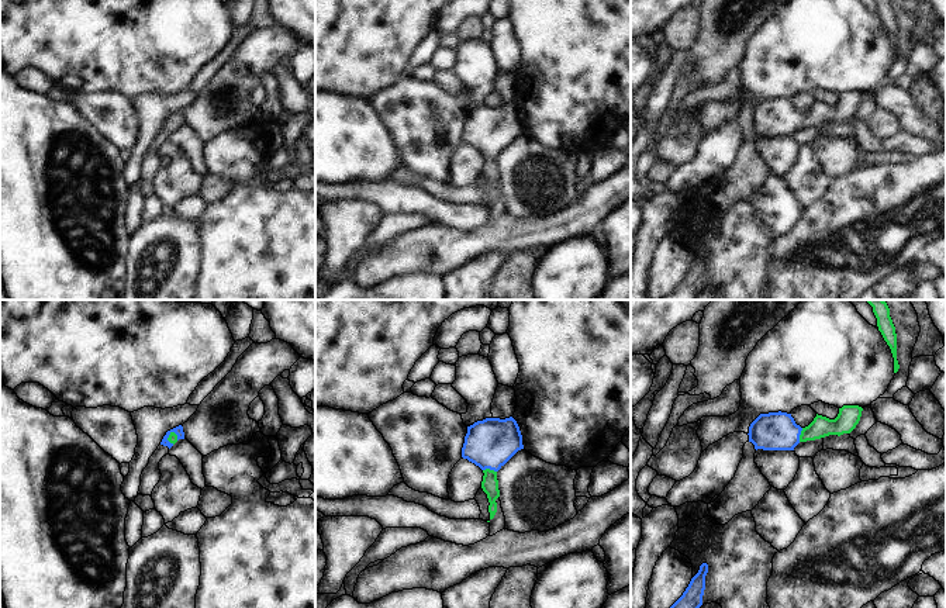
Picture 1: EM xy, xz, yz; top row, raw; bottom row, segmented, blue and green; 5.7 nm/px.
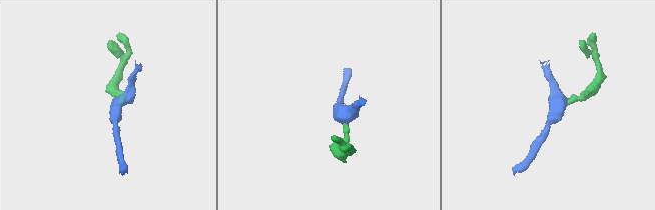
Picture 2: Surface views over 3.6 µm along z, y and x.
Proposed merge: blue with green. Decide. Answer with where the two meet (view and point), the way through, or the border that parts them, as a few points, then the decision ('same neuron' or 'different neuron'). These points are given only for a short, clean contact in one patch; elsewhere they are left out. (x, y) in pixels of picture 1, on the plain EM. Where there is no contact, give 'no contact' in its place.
xz (490, 154) | across xz (489, 128), (490, 154), (490, 169) | same neuron

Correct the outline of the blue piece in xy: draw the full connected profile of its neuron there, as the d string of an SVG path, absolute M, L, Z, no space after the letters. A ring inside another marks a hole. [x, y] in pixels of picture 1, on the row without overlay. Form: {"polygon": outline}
{"polygon": "M182 110L168 115L160 129L168 131L170 134L179 124L184 124L184 117Z"}

